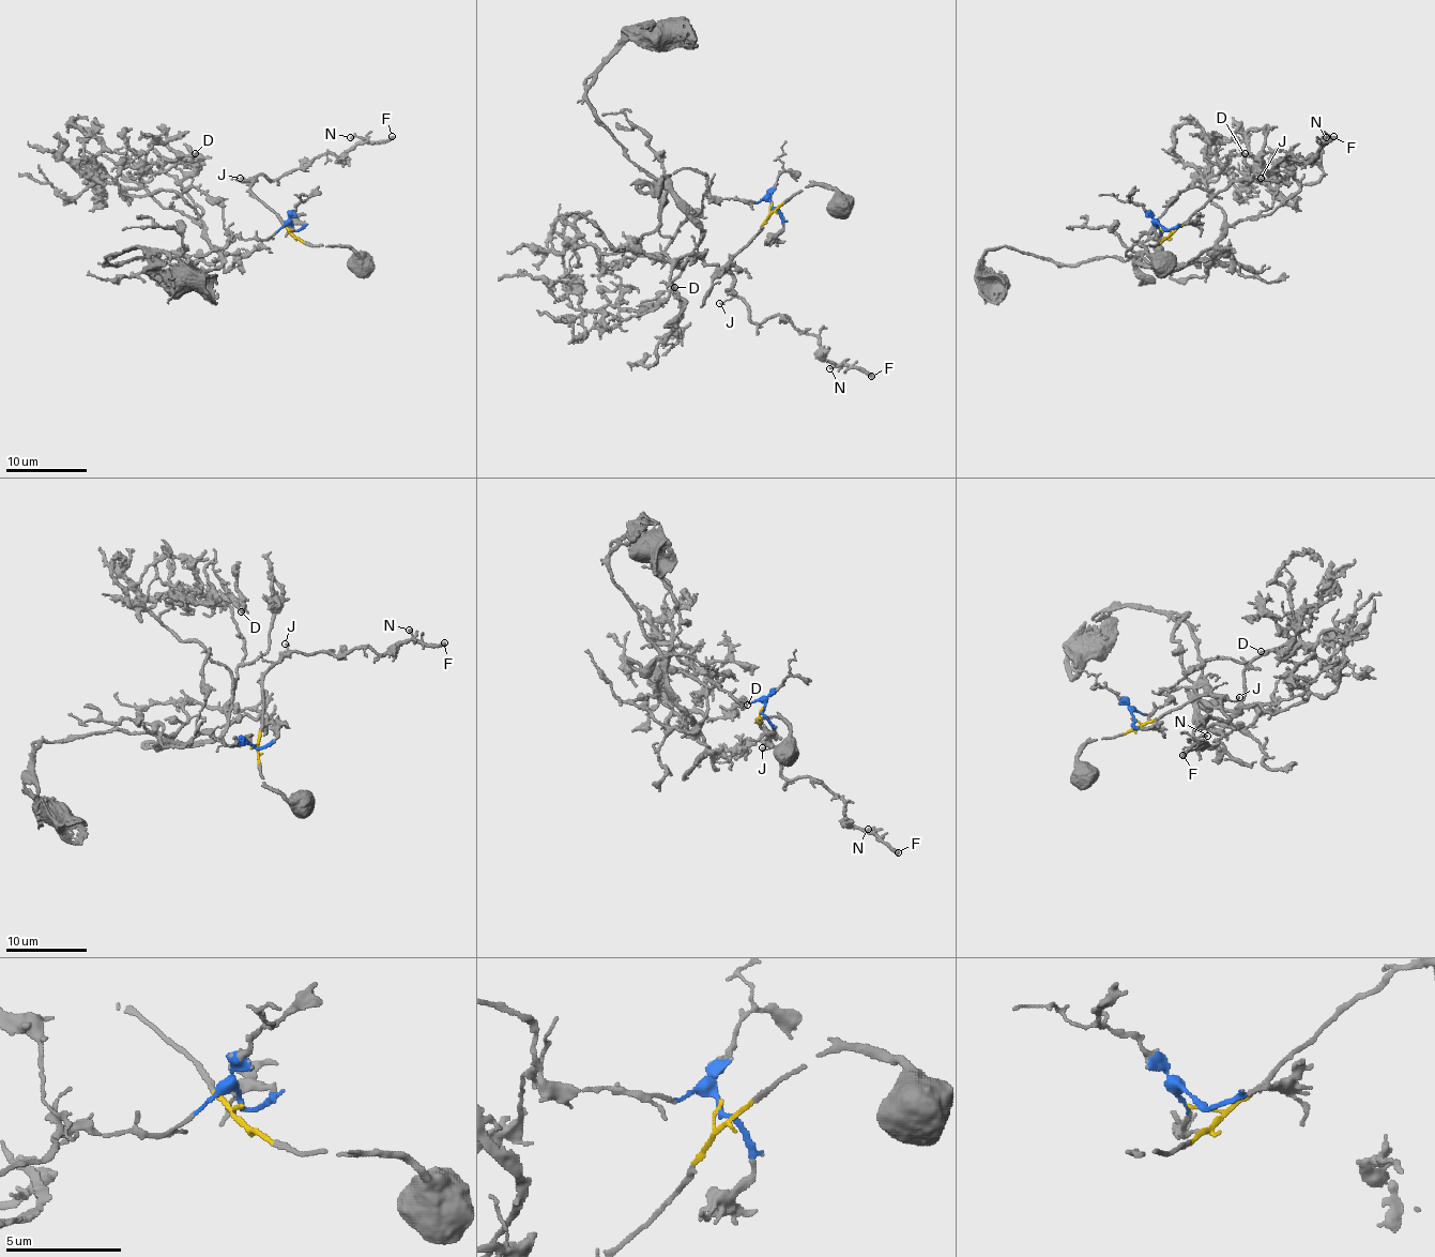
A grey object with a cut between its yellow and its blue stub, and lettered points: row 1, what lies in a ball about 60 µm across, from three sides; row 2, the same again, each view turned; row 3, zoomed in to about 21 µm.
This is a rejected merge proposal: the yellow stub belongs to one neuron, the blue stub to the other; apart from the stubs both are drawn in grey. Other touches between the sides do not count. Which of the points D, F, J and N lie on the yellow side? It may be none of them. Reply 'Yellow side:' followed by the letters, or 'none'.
Yellow side: F, J, N

